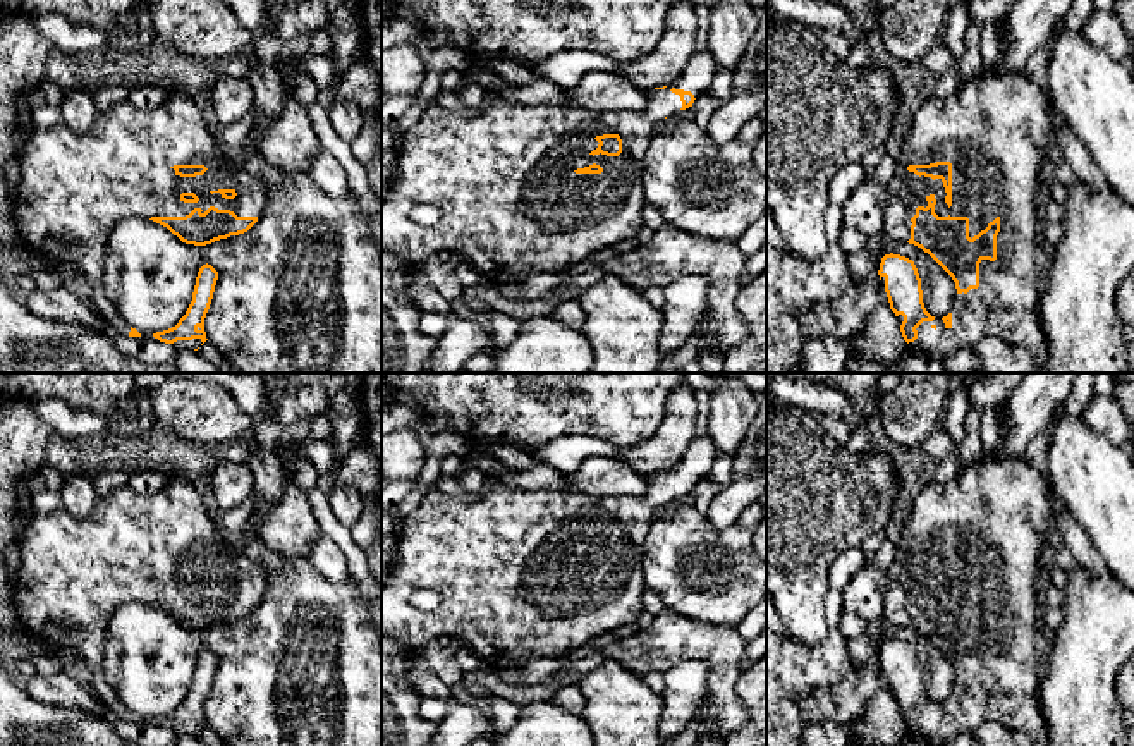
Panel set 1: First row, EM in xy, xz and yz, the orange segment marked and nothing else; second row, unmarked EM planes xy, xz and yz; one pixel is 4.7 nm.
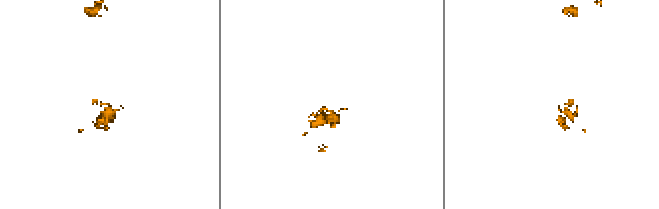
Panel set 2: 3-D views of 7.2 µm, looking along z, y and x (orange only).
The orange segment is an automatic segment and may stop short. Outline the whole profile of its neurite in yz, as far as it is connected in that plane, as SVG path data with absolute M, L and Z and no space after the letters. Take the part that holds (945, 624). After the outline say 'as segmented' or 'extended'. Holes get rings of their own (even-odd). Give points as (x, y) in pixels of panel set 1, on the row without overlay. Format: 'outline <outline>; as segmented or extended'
outline M1000 450L985 454L950 481L928 481L916 493L912 511L893 540L897 559L887 571L883 619L928 638L955 667L957 682L947 701L931 701L914 646L893 638L881 643L878 660L909 732L947 741L993 720L1022 732L1033 746L1046 746L1040 686L1050 663L1052 636L1036 605L1036 579L1057 504L1033 462Z; extended

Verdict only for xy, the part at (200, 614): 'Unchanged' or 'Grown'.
Grown

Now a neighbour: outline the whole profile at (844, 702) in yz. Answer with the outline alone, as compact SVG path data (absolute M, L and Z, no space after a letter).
M871 662L868 667L852 667L835 684L799 693L797 703L802 708L806 725L818 722L856 725L876 691L890 693L890 688L880 662Z

